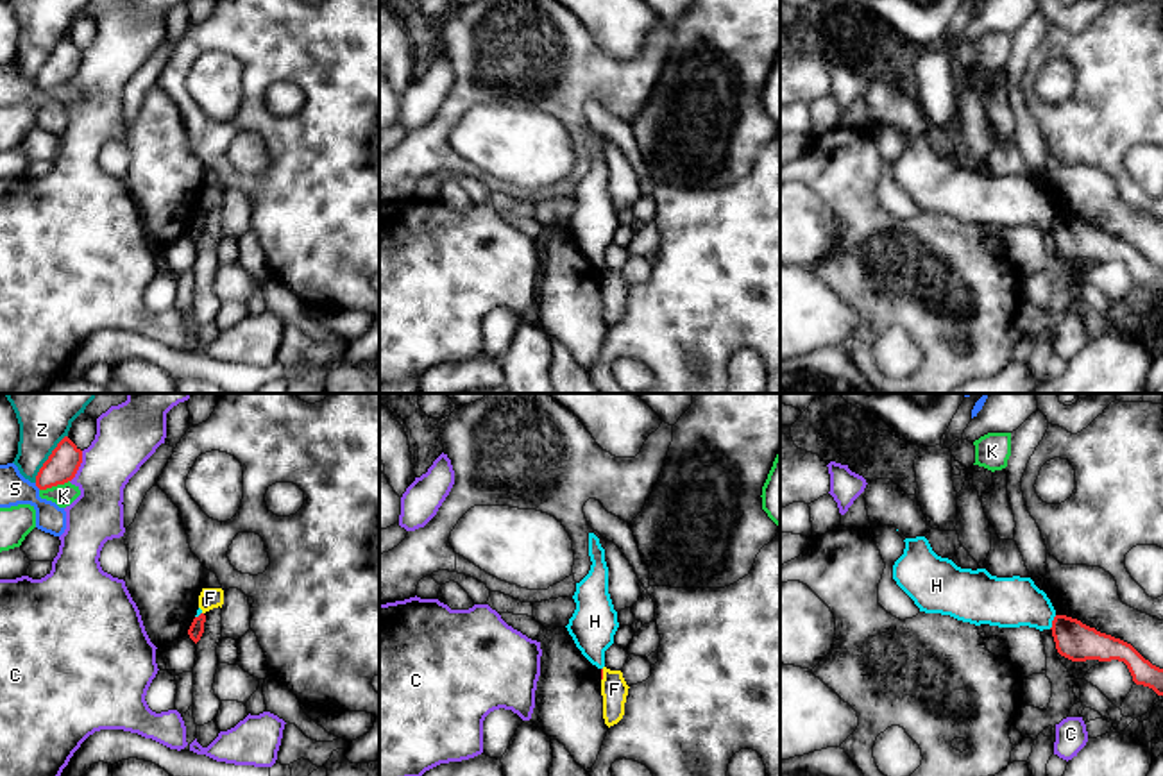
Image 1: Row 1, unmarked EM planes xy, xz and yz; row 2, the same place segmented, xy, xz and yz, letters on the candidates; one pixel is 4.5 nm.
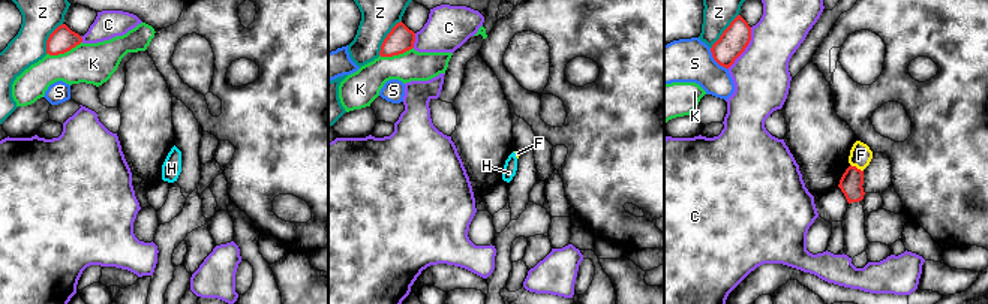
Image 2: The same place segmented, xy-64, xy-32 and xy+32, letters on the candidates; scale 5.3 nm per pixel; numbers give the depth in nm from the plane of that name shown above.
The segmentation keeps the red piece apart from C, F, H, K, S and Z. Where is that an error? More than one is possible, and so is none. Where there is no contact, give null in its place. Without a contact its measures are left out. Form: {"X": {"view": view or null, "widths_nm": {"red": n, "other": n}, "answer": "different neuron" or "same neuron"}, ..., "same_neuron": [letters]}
{"C": {"view": "xy", "widths_nm": {"red": 140, "other": 280}, "answer": "different neuron"}, "F": {"view": "xz", "widths_nm": {"red": 20, "other": 120}, "answer": "different neuron"}, "H": {"view": "yz", "widths_nm": {"red": 170, "other": 220}, "answer": "different neuron"}, "K": {"view": "xy", "widths_nm": {"red": 140, "other": 100}, "answer": "different neuron"}, "S": {"view": "xy", "widths_nm": {"red": 140, "other": 140}, "answer": "different neuron"}, "Z": {"view": "xy", "widths_nm": {"red": 140, "other": 220}, "answer": "different neuron"}, "same_neuron": []}

